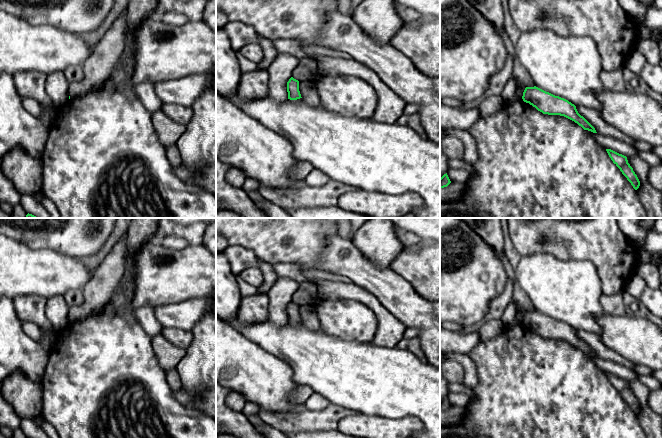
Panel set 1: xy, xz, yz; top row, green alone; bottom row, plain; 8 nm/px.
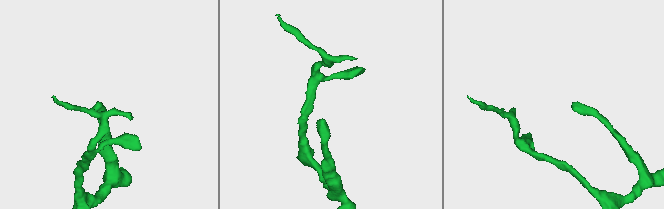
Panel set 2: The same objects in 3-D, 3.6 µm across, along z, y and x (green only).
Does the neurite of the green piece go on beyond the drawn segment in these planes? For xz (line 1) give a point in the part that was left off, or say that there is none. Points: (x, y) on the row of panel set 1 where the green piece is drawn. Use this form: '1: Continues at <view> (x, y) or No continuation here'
1: No continuation here

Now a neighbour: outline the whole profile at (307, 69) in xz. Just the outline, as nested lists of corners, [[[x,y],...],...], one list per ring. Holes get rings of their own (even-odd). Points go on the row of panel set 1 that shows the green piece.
[[[306,57],[299,60],[299,64],[293,72],[293,78],[298,81],[312,81],[320,74],[317,60]]]

